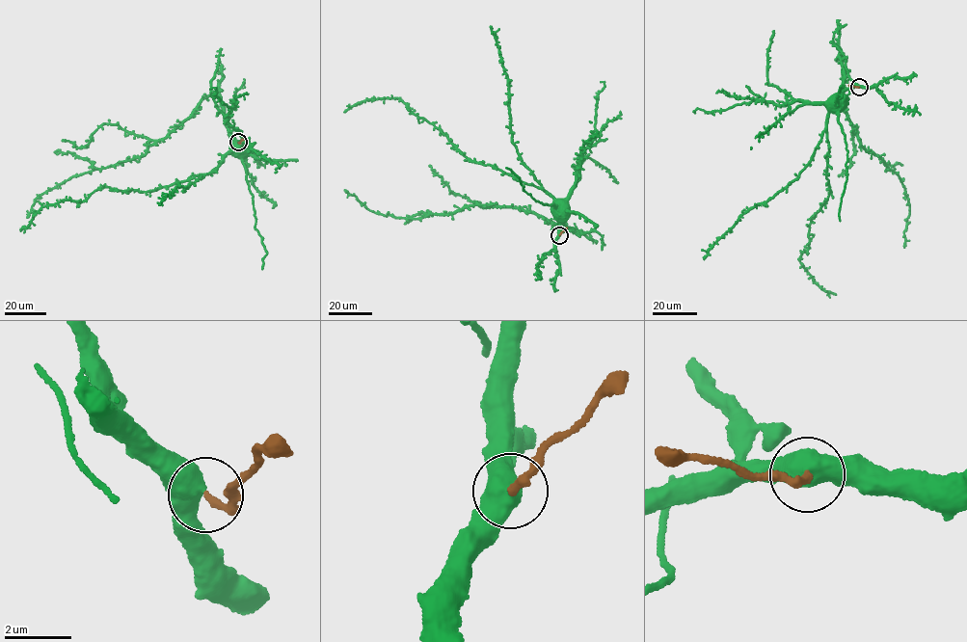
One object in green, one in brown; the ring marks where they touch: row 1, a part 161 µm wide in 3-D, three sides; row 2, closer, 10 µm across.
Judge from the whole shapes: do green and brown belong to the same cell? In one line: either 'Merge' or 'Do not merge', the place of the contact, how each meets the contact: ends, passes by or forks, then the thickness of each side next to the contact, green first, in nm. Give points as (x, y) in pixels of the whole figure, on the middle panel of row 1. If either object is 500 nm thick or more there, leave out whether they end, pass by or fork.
Do not merge. Place: (559, 235). Thickness 600 nm (green) against 200 nm

